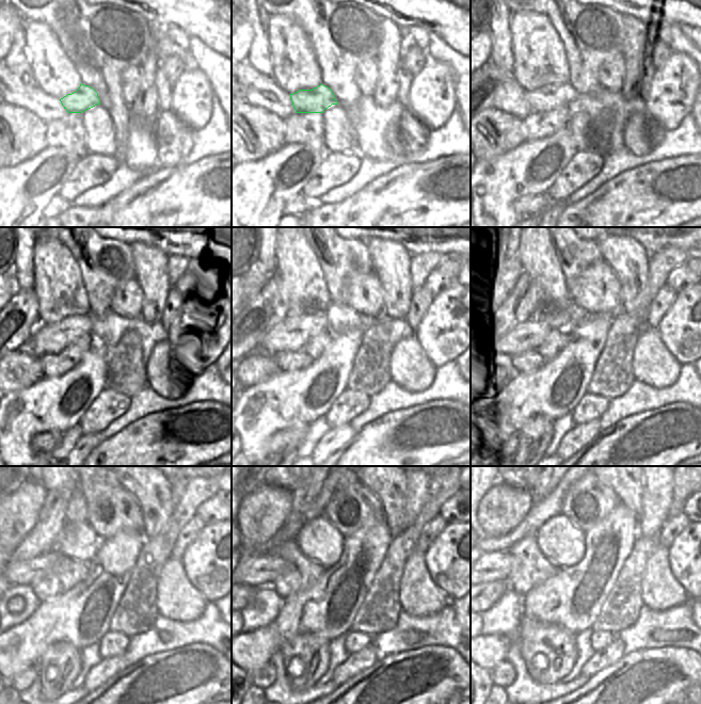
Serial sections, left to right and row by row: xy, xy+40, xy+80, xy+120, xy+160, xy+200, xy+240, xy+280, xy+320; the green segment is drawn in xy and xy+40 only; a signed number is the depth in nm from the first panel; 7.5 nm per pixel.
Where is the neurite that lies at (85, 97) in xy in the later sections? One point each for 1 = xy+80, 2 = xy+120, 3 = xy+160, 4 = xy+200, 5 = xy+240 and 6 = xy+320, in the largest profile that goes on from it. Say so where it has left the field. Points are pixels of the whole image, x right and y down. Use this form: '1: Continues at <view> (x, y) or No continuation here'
1: Continues at xy+80 (551, 97)
2: Continues at xy+120 (47, 338)
3: Continues at xy+160 (290, 335)
4: Continues at xy+200 (527, 335)
5: Continues at xy+240 (25, 573)
6: Continues at xy+320 (495, 565)

